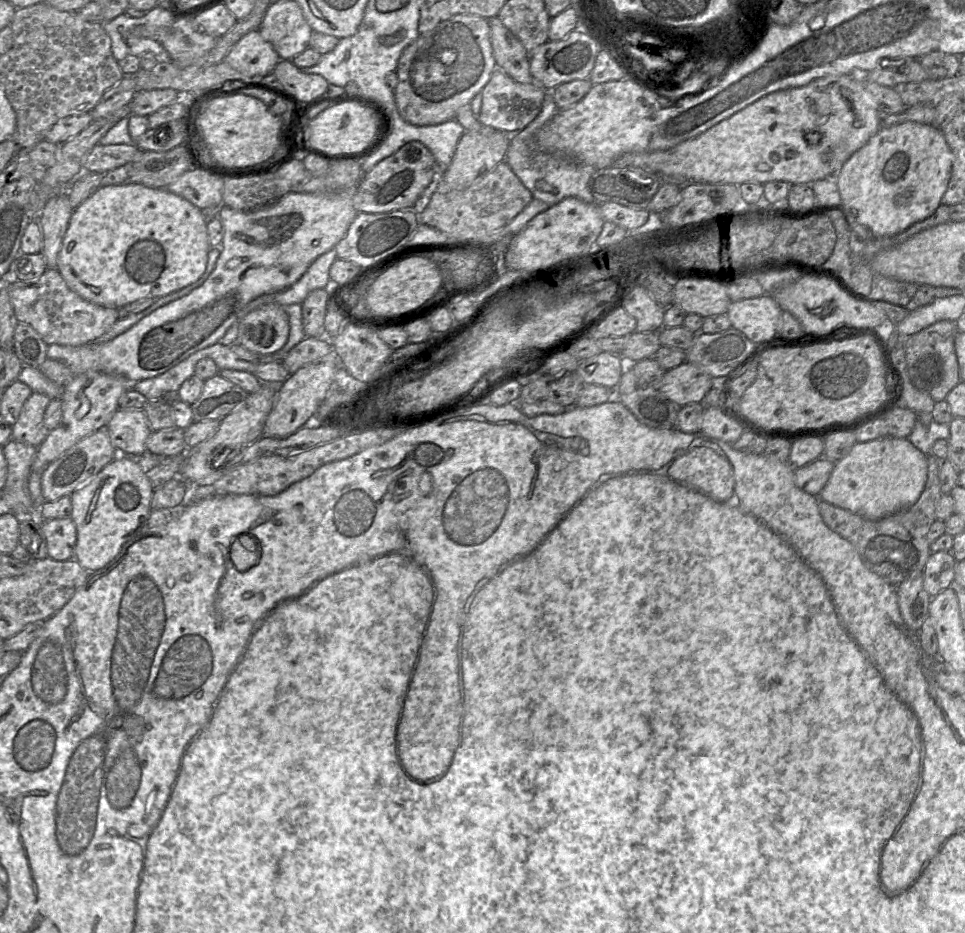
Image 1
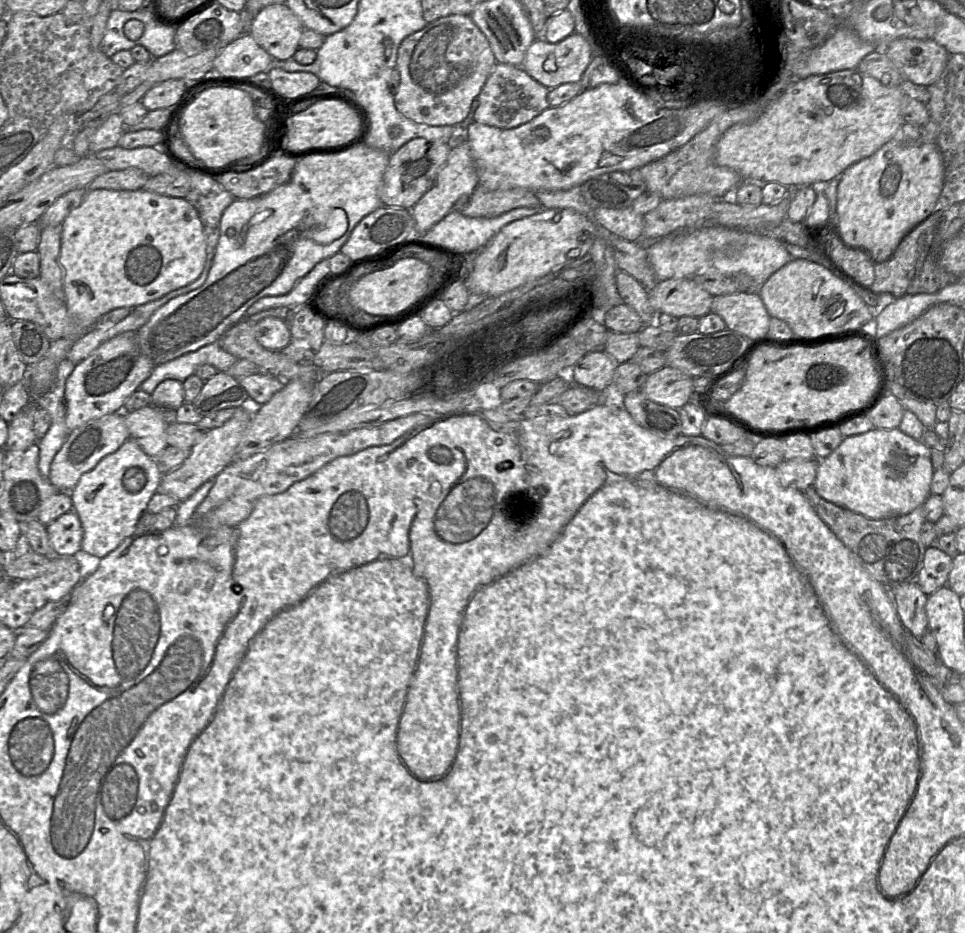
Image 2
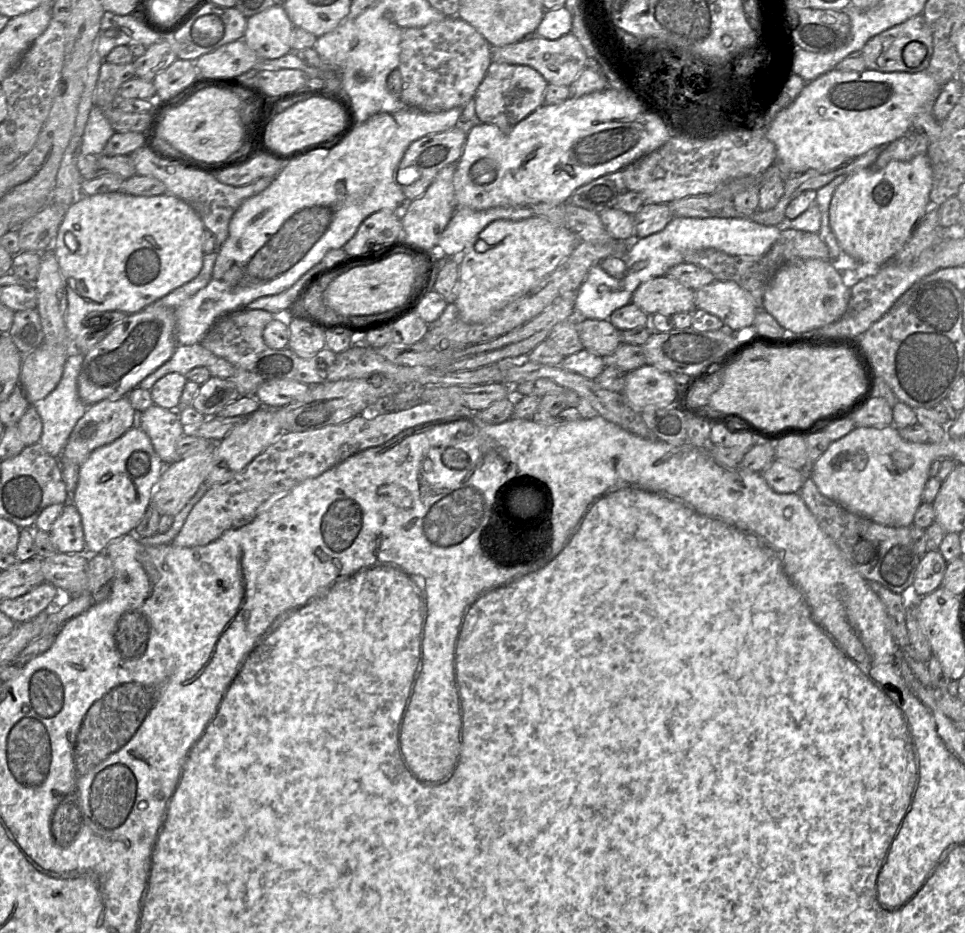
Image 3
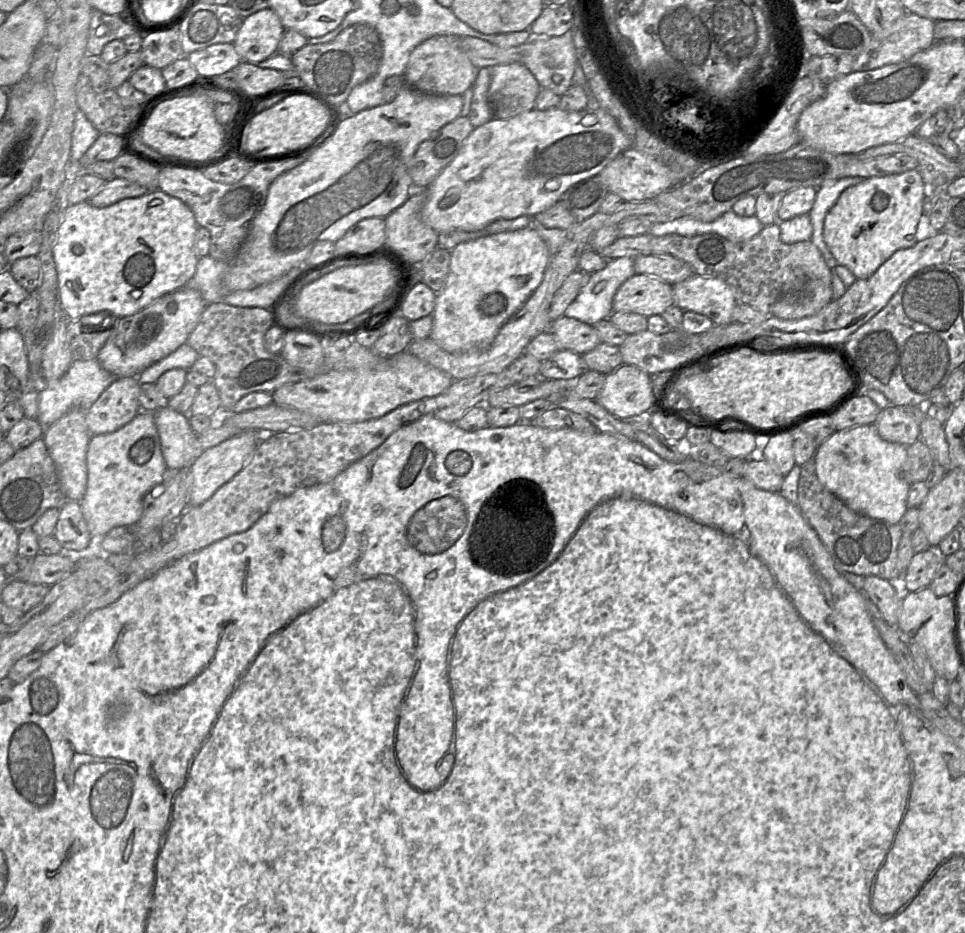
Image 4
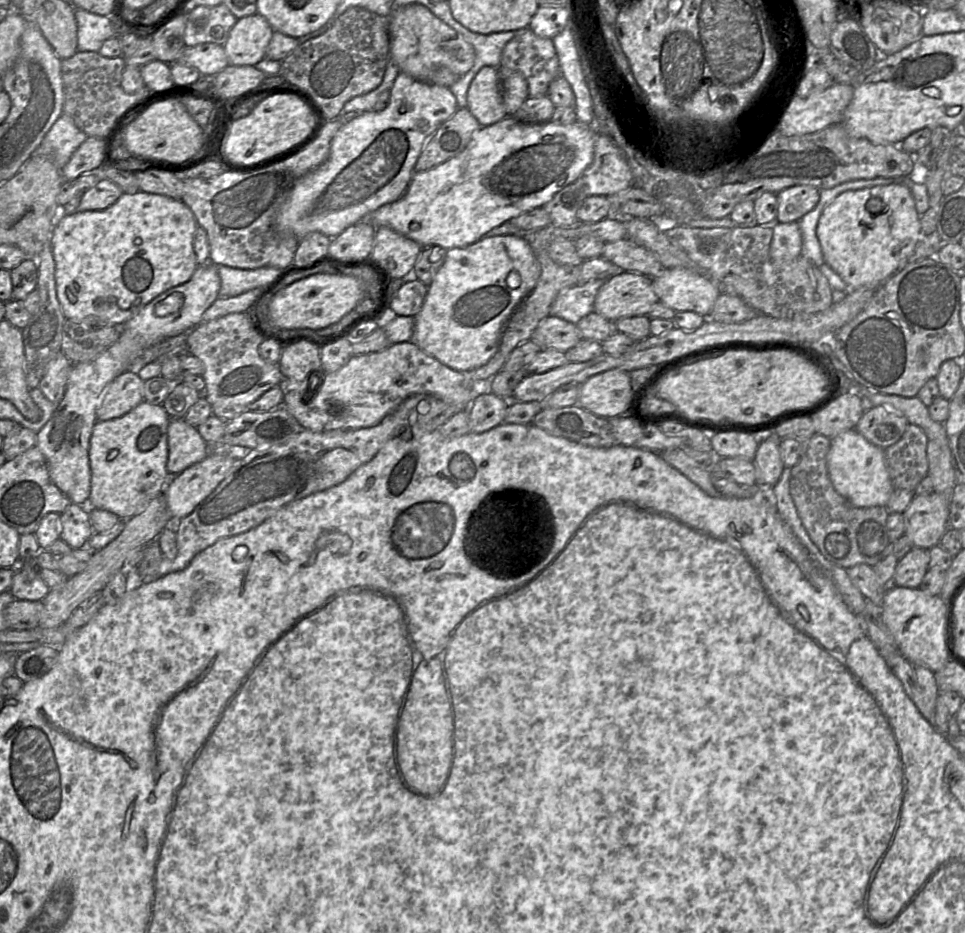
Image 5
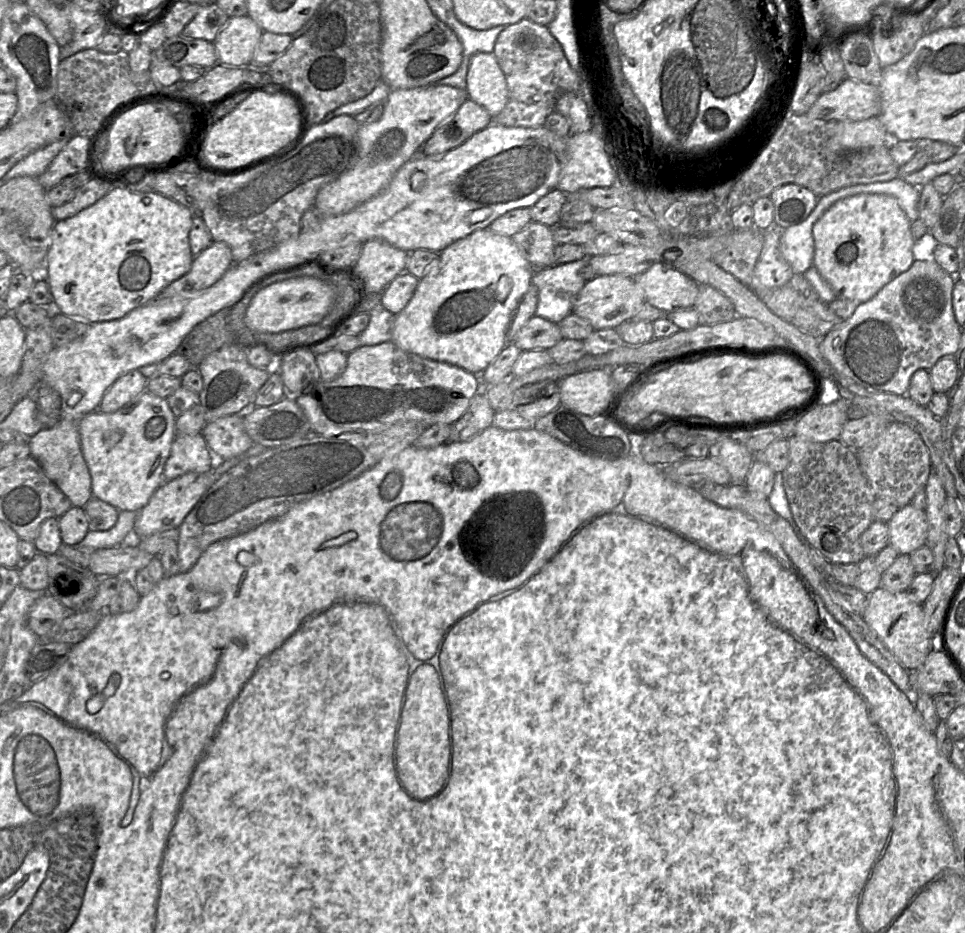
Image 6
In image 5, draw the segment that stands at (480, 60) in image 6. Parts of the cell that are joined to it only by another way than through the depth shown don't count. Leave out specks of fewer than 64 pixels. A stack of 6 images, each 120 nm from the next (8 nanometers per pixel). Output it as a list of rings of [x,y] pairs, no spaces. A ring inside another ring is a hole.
[[[484,66],[478,71],[468,88],[467,108],[481,126],[494,124],[507,116],[497,68]]]

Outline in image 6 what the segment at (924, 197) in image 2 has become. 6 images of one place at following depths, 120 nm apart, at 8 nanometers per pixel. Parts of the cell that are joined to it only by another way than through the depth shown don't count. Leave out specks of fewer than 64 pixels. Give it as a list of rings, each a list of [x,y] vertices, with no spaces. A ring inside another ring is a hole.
[[[857,194],[834,203],[814,224],[813,266],[837,297],[861,304],[907,271],[915,259],[911,221],[896,198],[884,194]]]

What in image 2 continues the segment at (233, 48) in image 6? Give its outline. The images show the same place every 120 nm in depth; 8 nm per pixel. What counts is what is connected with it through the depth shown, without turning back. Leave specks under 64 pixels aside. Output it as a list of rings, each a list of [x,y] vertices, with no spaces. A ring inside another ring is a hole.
[[[270,4],[252,19],[250,35],[274,60],[286,60],[300,48],[304,27],[286,4]]]

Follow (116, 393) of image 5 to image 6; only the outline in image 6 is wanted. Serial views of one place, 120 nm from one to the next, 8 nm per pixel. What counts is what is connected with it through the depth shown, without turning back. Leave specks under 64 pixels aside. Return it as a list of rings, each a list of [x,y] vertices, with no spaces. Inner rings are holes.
[[[139,370],[129,371],[106,391],[98,410],[106,414],[118,411],[146,390],[147,381]]]

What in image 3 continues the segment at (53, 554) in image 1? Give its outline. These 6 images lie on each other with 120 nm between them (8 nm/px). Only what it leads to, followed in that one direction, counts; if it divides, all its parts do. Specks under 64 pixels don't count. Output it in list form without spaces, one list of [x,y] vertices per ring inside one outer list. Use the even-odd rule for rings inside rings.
[[[69,501],[49,531],[50,539],[59,553],[84,553],[86,549],[82,521],[76,506]]]

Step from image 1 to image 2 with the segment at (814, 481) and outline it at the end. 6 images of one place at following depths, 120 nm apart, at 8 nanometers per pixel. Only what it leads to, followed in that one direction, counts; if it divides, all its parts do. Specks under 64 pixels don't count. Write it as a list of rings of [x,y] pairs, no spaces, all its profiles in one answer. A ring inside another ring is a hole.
[[[818,459],[784,460],[775,469],[779,483],[787,489],[805,491],[813,486],[817,471]]]

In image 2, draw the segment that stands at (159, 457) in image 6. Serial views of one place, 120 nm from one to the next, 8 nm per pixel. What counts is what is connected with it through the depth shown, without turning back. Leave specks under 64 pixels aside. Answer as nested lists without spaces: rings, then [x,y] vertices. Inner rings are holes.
[[[130,439],[116,452],[104,457],[94,469],[84,473],[70,491],[73,511],[79,517],[83,528],[81,550],[101,559],[115,550],[124,539],[132,536],[137,530],[140,517],[146,512],[148,502],[159,490],[161,480],[162,470],[157,461],[146,455]]]

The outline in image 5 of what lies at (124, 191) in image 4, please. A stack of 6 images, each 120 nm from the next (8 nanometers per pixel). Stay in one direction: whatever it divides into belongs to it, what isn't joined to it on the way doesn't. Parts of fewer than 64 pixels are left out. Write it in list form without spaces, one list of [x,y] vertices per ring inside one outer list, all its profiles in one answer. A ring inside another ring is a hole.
[[[101,179],[94,187],[86,190],[76,202],[61,208],[61,214],[72,214],[87,210],[104,210],[114,204],[123,194],[122,189],[107,179]]]

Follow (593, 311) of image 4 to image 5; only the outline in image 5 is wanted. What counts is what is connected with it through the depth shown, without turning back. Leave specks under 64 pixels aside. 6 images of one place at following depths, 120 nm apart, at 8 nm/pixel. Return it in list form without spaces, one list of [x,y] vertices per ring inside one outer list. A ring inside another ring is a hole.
[[[608,279],[591,280],[563,289],[555,298],[549,314],[577,324],[584,316],[594,311],[596,295],[606,280]]]

